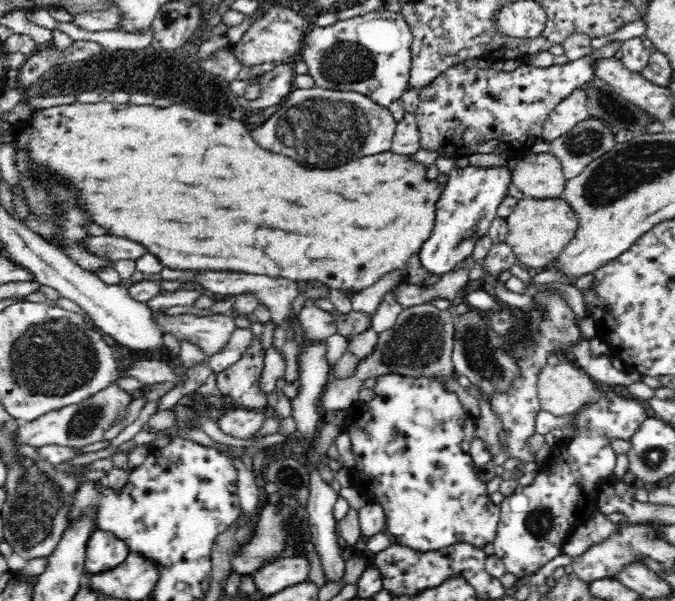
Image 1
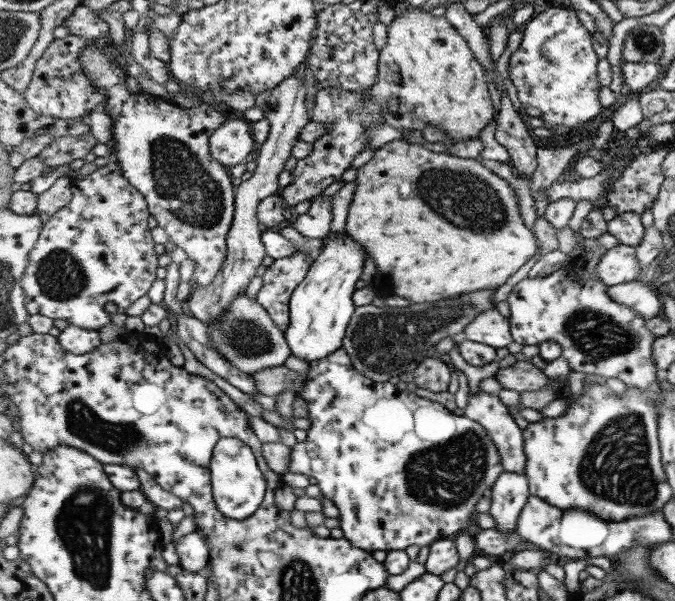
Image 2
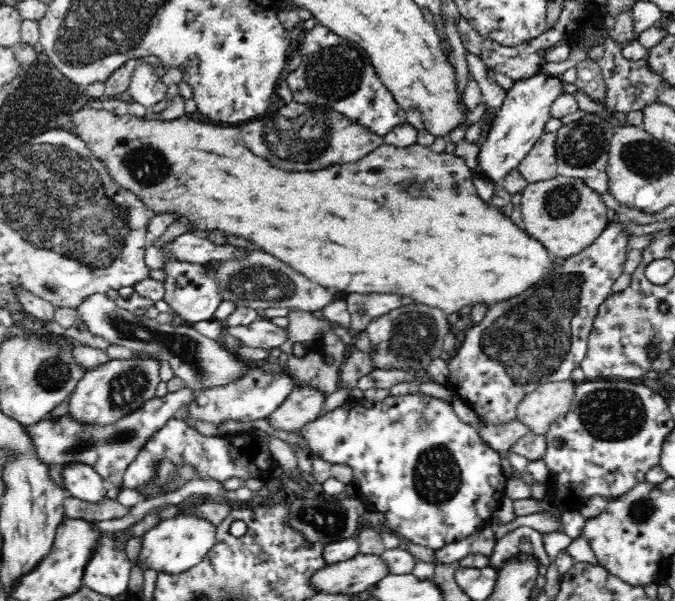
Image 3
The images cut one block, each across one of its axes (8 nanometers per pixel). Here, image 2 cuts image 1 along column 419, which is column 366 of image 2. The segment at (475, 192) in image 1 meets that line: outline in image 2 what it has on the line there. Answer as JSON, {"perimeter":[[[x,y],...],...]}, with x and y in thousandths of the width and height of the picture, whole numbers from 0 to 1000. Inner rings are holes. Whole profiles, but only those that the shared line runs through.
{"perimeter":[[[517,386],[505,393],[484,393],[476,419],[461,441],[453,464],[441,476],[430,499],[430,546],[424,564],[433,589],[453,602],[476,599],[508,579],[511,556],[530,511],[524,501],[526,473],[538,458],[547,431],[544,413],[532,406]]]}

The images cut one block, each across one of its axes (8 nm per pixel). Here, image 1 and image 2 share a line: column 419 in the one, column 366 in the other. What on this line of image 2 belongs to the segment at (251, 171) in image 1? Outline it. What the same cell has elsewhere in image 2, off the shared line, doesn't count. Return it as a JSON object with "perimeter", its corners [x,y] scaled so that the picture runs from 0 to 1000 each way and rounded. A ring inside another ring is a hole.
{"perimeter":[[[597,231],[559,248],[553,263],[530,280],[527,319],[517,353],[513,386],[559,433],[561,459],[570,463],[582,486],[615,504],[736,481],[793,426],[799,401],[775,373],[767,331],[751,300],[707,265],[641,253]]]}

